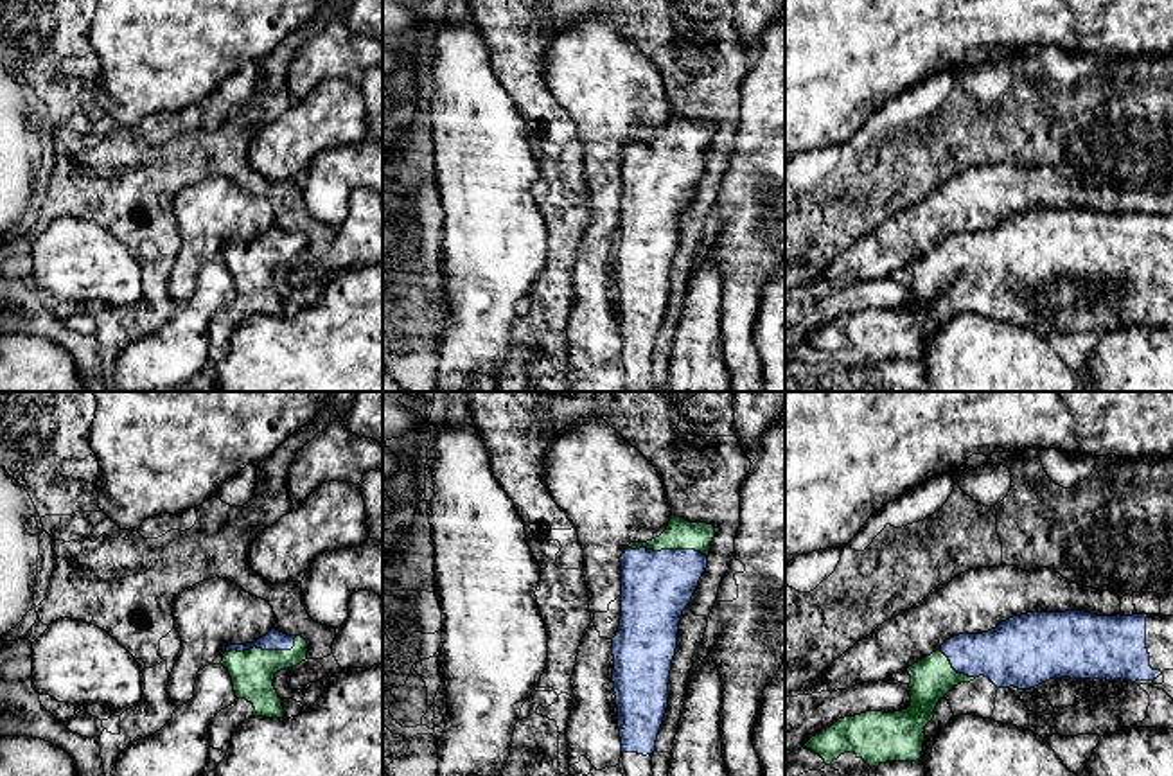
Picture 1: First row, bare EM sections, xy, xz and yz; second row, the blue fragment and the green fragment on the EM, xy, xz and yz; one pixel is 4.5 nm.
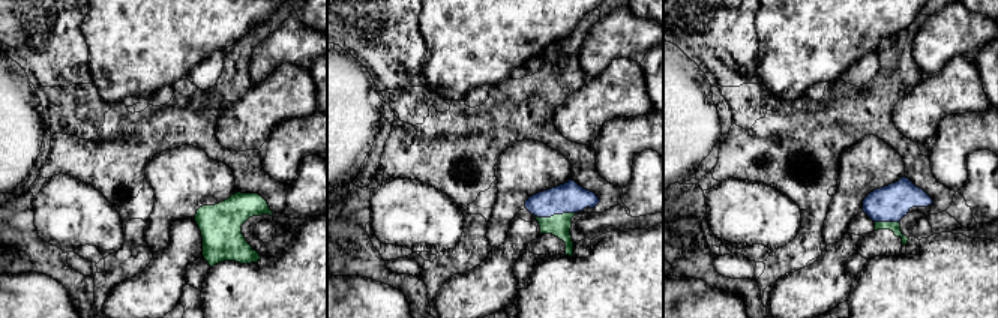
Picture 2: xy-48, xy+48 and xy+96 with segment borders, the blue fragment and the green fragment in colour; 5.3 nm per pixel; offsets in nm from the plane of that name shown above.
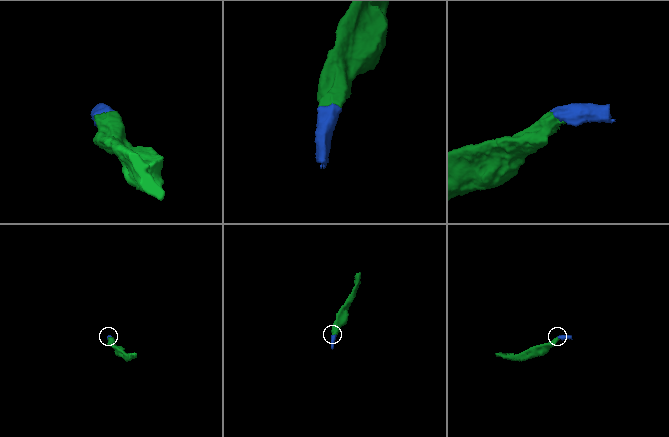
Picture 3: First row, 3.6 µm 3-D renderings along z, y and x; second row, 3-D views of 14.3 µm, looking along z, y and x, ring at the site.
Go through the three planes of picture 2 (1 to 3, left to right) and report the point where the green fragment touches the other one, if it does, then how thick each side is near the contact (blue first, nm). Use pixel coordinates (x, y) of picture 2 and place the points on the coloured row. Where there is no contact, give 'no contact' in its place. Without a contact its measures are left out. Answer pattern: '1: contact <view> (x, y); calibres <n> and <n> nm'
1: no contact
2: contact xy+48 (554, 213); calibres 160 and 120 nm
3: contact xy+96 (887, 221); calibres 190 and 60 nm

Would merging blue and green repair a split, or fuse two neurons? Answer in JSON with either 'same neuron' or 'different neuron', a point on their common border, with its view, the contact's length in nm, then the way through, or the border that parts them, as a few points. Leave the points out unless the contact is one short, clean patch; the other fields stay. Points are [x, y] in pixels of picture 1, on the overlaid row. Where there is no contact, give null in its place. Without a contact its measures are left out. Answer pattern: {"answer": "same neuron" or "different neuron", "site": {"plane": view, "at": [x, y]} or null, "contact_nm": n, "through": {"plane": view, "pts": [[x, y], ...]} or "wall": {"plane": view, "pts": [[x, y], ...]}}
{"answer": "same neuron", "site": {"plane": "xy", "at": [263, 649]}, "contact_nm": 340, "through": {"plane": "xy", "pts": [[275, 640], [263, 649], [252, 672]]}}

